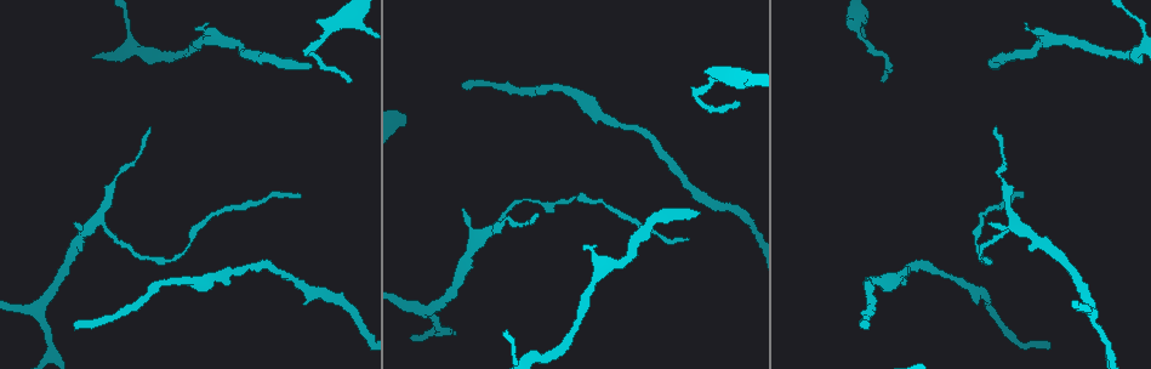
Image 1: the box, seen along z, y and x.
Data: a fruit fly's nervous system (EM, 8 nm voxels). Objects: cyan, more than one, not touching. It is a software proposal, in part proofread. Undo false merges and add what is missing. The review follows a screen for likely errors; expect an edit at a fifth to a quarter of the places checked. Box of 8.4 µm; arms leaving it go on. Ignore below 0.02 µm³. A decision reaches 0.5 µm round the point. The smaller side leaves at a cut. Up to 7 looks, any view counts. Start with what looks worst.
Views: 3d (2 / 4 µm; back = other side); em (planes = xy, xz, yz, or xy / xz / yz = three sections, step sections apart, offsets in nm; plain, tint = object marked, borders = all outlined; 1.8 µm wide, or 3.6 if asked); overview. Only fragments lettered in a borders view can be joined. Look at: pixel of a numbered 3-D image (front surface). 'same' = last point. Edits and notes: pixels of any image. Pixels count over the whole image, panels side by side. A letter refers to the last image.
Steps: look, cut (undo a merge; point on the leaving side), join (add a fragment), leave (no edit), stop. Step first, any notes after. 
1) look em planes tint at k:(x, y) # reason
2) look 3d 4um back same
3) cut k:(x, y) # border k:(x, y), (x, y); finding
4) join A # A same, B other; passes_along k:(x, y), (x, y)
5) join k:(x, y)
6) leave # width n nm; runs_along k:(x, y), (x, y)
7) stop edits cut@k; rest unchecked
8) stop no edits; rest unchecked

look 3d 4um at 1:(700, 212) # branch stops here

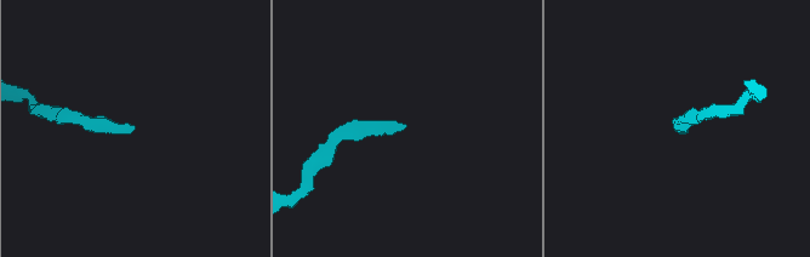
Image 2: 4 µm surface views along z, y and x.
look em planes plain at 2:(134, 130)

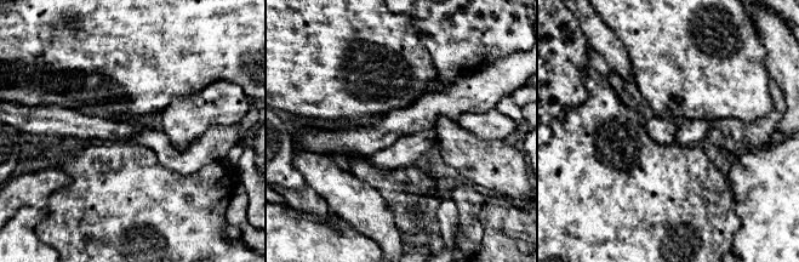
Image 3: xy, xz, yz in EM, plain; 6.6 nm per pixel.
look em planes borders same # what lies round it

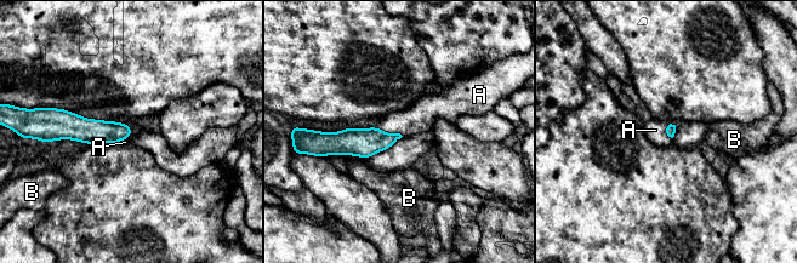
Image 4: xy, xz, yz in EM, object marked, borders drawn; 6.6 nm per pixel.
join 4:(420, 116) # A same, B other; it goes on there

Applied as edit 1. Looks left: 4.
look overview # redraw

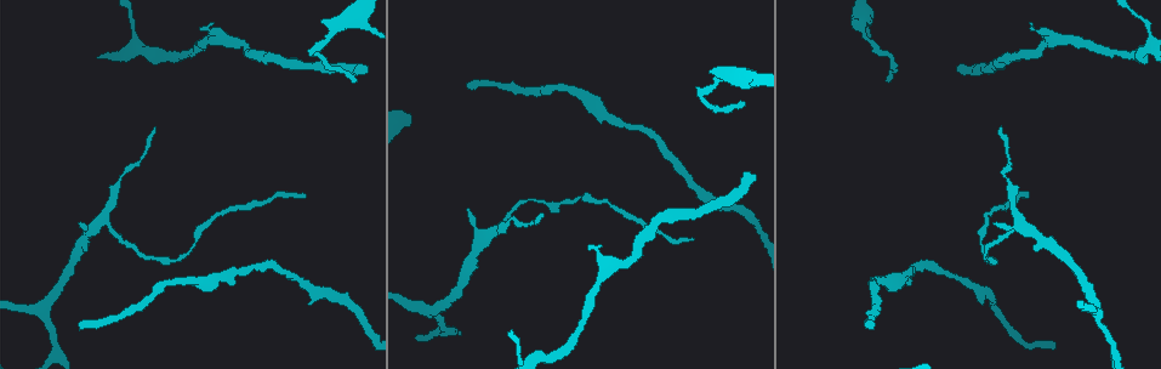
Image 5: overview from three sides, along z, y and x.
look em planes borders at 5:(1031, 23) # branch stops here

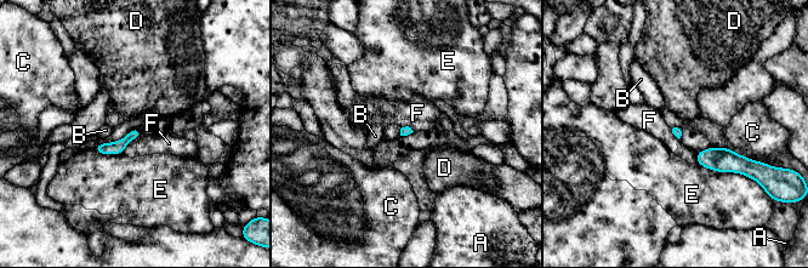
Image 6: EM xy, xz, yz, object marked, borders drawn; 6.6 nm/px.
leave # A other, B other, C other, D other, E other, F other; none of them fits

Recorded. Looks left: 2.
look em planes borders at 5:(542, 217) # an open end

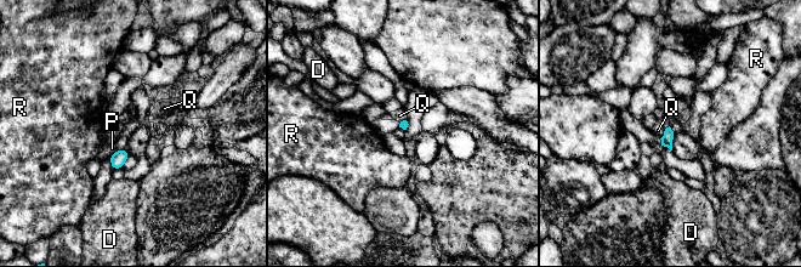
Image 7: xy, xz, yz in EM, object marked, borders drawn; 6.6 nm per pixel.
join 7:(658, 130) # D other, P other, Q same, R other; passes_along 7:(666, 140), (664, 134), (658, 130); it goes on there

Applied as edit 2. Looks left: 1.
stop edits join@4, join@7; rest unchecked

